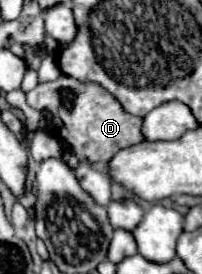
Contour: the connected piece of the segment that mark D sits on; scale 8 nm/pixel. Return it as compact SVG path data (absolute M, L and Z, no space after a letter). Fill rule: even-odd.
M59 75L55 81L39 83L33 91L29 91L27 103L37 111L49 109L53 113L51 131L63 141L69 141L69 147L81 161L109 161L113 153L145 139L141 133L143 119L127 113L121 103L99 83L83 83L69 75Z

